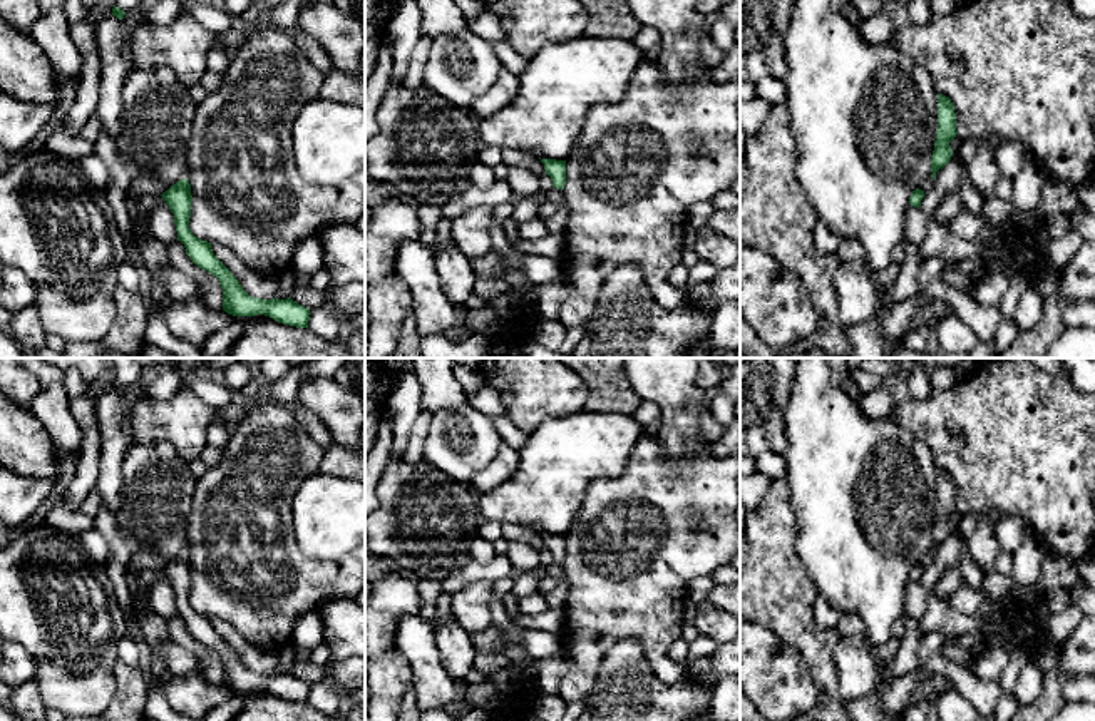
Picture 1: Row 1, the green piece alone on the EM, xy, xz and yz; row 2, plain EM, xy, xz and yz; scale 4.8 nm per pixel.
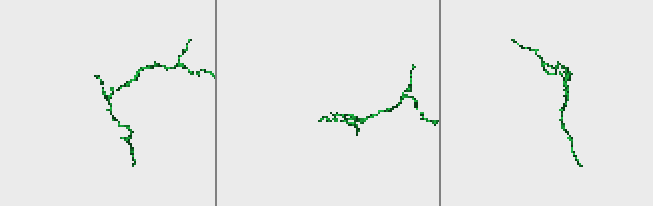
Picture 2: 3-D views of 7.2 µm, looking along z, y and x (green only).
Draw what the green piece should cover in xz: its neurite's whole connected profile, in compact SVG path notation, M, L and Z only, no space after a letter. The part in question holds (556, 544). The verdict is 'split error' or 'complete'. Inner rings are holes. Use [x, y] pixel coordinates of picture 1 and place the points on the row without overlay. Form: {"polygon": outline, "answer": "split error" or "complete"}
{"polygon": "M541 534L546 549L553 554L556 564L564 564L566 559L566 535Z", "answer": "complete"}

